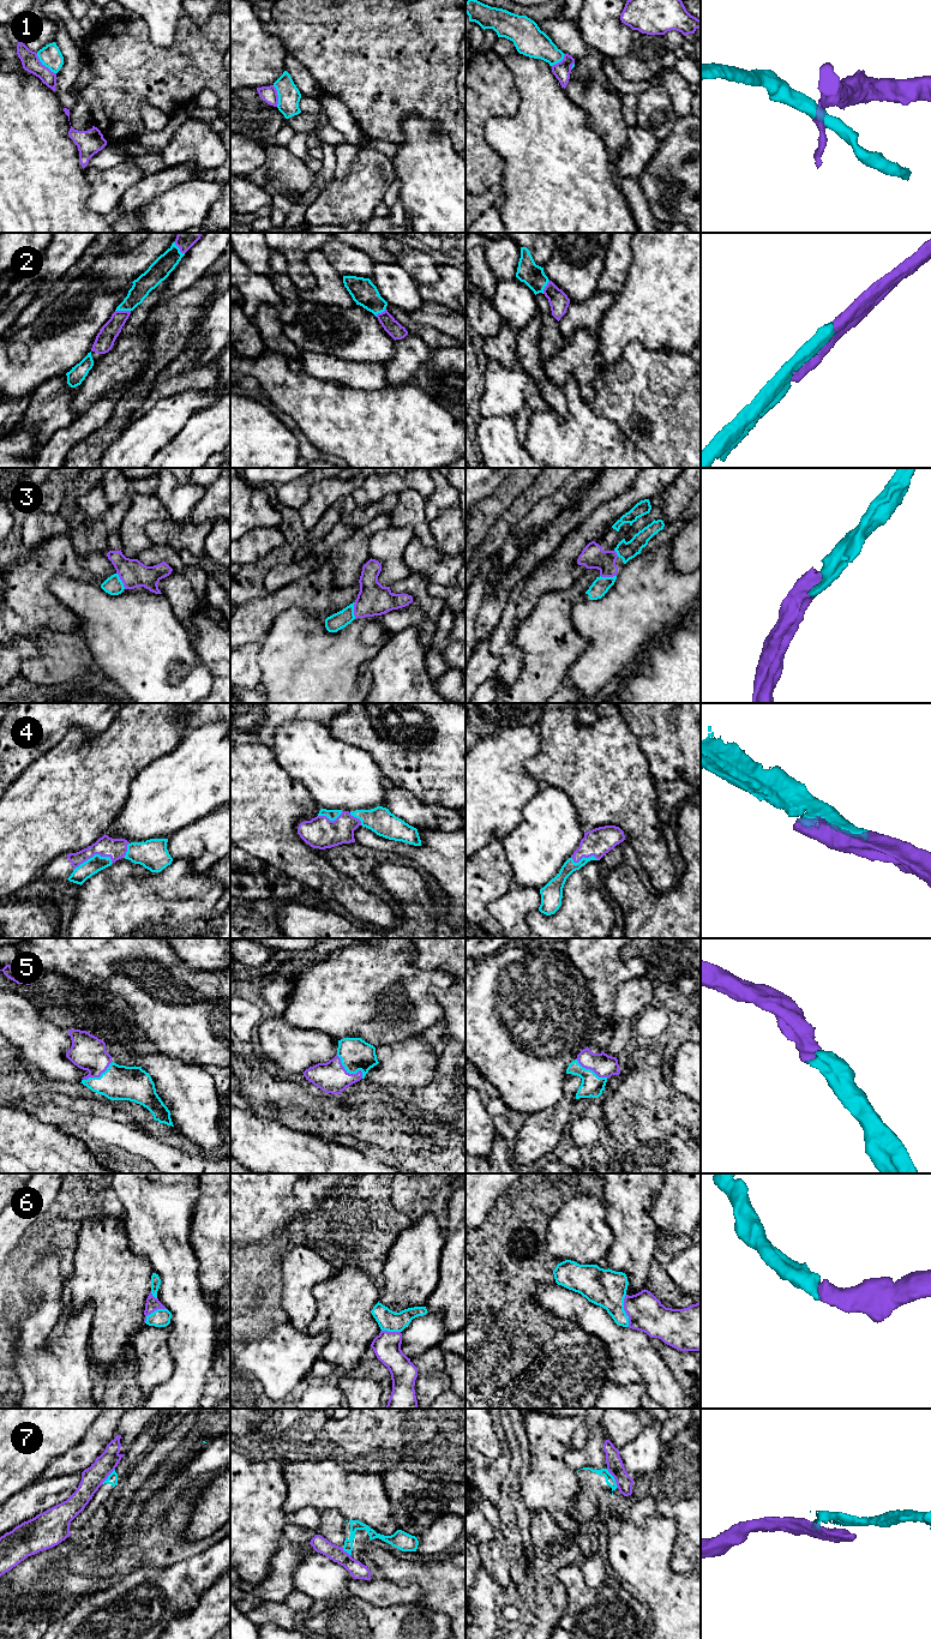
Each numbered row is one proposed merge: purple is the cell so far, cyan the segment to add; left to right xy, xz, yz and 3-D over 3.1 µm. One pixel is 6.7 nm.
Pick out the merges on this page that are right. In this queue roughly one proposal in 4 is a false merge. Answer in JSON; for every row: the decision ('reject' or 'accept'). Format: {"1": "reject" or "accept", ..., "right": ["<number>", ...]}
{"1": "reject", "2": "accept", "3": "accept", "4": "accept", "5": "accept", "6": "accept", "7": "reject", "right": ["2", "3", "4", "5", "6"]}

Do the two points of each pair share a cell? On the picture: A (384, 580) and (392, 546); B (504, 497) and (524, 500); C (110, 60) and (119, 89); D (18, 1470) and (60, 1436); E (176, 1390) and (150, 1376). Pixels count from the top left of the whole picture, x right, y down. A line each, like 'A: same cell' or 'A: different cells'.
A: same cell
B: different cells
C: same cell
D: same cell
E: different cells

